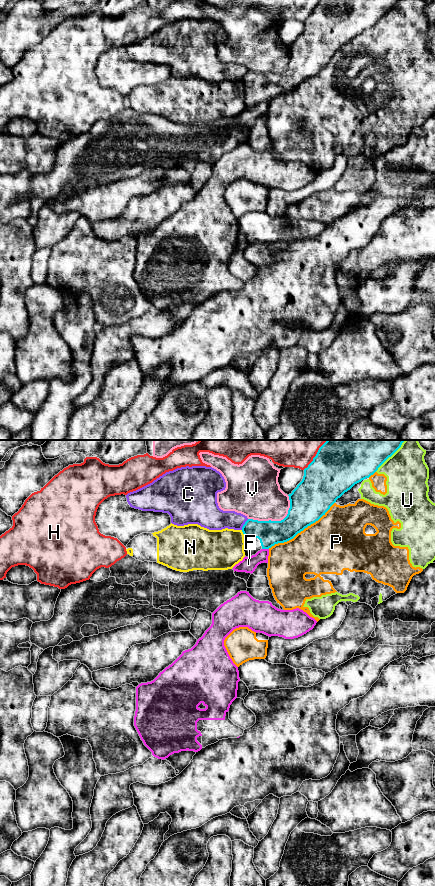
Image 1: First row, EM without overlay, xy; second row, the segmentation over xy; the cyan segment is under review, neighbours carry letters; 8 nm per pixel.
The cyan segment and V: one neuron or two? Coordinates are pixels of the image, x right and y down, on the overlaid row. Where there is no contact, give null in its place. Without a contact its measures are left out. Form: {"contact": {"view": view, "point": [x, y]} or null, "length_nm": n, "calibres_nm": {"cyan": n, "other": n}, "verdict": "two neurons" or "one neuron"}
{"contact": {"view": "xy", "point": [276, 521]}, "length_nm": 380, "calibres_nm": {"cyan": 240, "other": 380}, "verdict": "two neurons"}

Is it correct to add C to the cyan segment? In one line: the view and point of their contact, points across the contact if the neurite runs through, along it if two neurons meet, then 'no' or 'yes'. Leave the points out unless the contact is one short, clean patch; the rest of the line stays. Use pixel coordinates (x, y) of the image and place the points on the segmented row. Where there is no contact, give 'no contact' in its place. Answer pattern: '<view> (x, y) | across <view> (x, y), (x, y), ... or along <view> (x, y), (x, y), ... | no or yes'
xy (244, 524) | along xy (248, 519), (241, 529) | no

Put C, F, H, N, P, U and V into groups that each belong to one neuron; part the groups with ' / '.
C / F / H / N / P U / V

